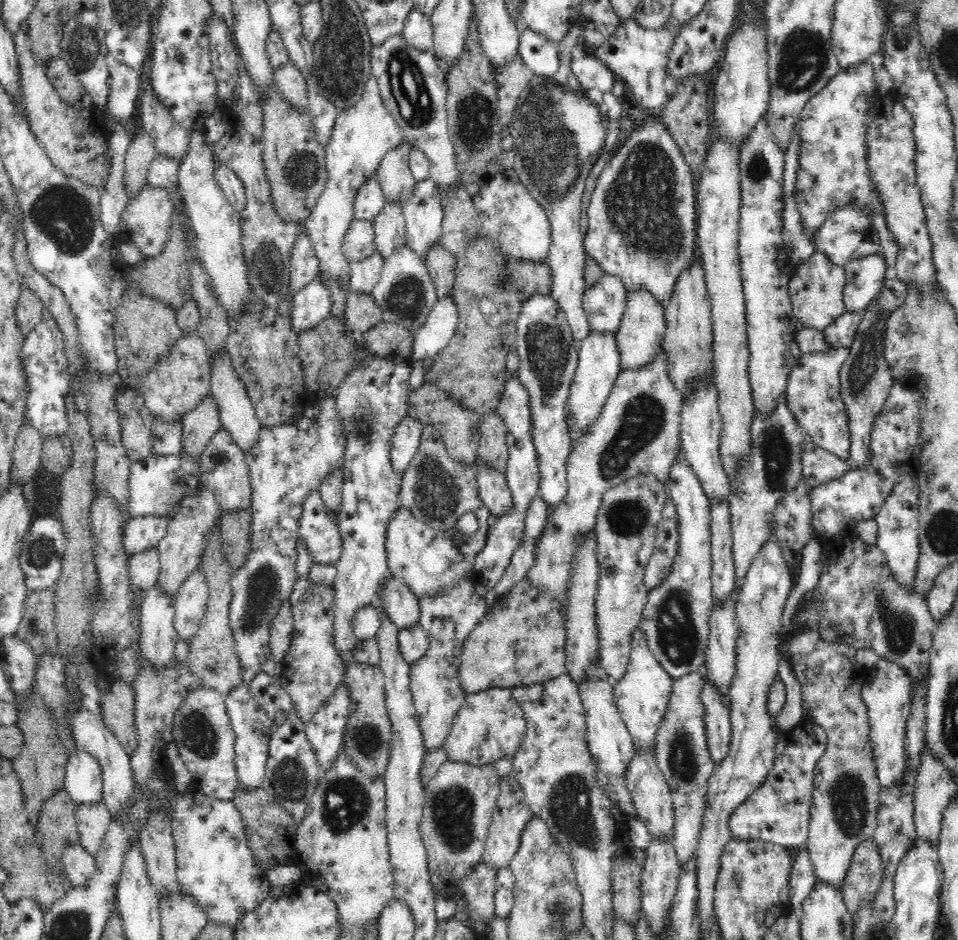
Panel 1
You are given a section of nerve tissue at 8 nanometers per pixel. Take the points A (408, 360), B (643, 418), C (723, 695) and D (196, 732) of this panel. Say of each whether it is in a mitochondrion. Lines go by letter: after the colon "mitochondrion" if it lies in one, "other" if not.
A: other
B: mitochondrion
C: other
D: mitochondrion

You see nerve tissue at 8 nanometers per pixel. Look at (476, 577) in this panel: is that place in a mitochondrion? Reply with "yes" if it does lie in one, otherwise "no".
no

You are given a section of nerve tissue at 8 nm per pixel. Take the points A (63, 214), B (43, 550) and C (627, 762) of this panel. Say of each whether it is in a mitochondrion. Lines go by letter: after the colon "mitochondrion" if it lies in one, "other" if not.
A: mitochondrion
B: mitochondrion
C: other

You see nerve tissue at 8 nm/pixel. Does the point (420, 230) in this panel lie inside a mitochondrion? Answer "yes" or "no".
no

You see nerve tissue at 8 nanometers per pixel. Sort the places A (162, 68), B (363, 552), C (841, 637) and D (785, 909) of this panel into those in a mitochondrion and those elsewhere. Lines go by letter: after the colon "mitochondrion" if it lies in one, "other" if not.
A: other
B: other
C: other
D: other

